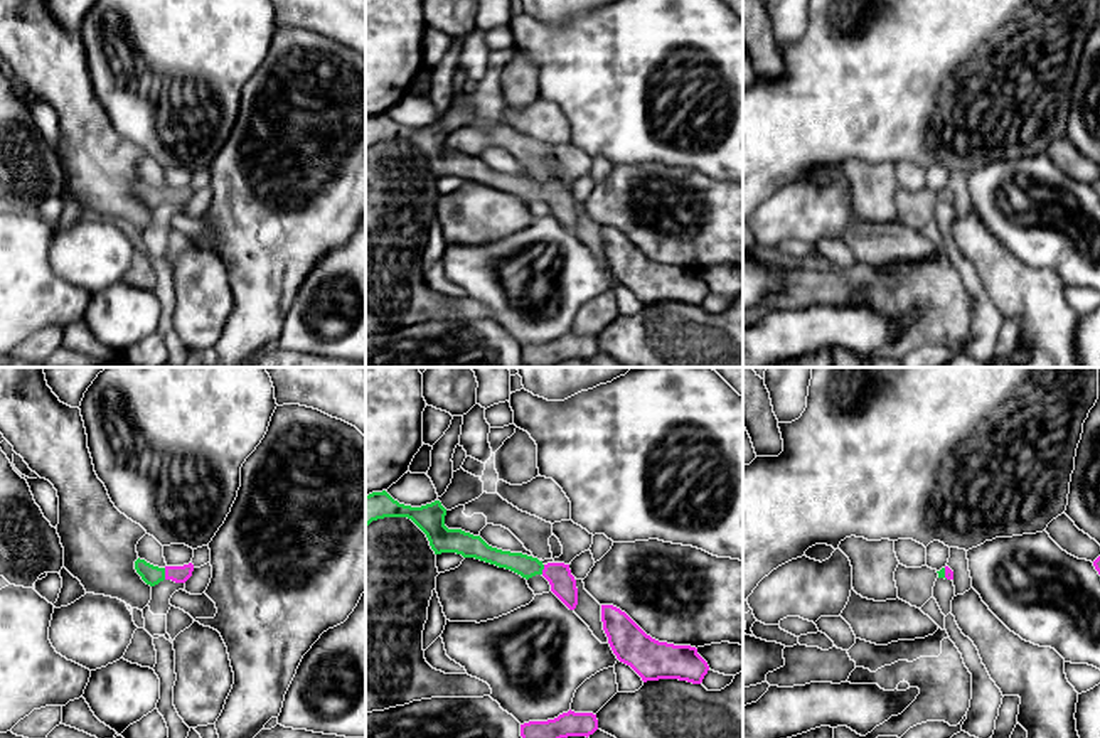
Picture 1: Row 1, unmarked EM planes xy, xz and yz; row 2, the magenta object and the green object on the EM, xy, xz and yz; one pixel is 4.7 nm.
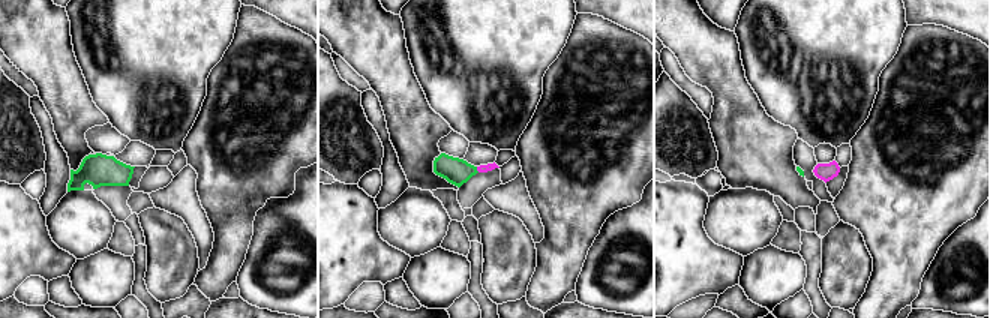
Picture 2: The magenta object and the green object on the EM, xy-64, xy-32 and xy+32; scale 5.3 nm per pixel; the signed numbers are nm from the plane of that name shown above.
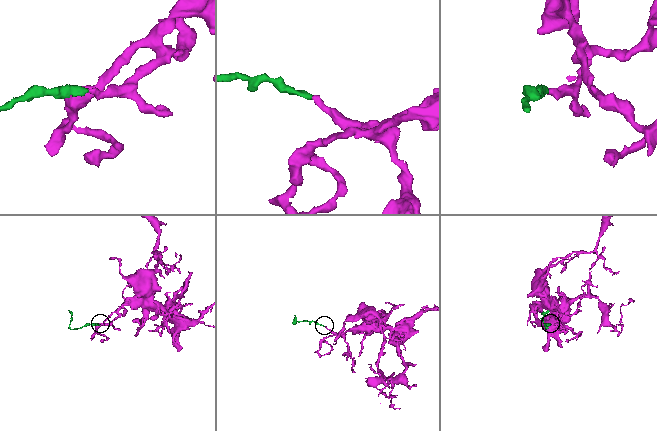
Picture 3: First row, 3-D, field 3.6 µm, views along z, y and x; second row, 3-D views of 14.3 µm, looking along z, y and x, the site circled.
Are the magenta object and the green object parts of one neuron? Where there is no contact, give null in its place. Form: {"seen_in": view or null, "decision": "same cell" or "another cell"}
{"seen_in": "xy", "decision": "same cell"}

